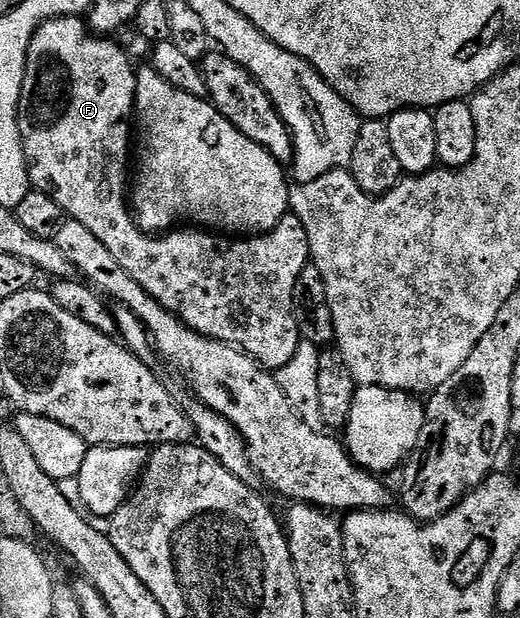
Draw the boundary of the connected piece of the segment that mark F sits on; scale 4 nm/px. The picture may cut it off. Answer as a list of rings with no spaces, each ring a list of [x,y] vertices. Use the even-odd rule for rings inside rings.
[[[81,17],[53,18],[45,22],[34,33],[30,41],[26,75],[18,105],[18,127],[22,137],[22,147],[26,153],[26,164],[30,167],[30,185],[33,189],[52,196],[52,200],[56,200],[56,204],[60,204],[63,215],[67,219],[84,224],[84,228],[88,228],[88,232],[92,232],[92,236],[96,236],[96,240],[100,240],[100,244],[104,244],[104,248],[108,248],[108,252],[112,252],[116,264],[120,264],[120,268],[124,268],[124,272],[128,272],[128,276],[132,276],[132,280],[136,280],[136,284],[140,284],[140,288],[144,288],[144,292],[148,292],[148,296],[152,296],[152,300],[156,300],[165,310],[177,316],[188,329],[194,330],[197,334],[203,334],[205,338],[237,346],[258,365],[268,371],[276,372],[280,368],[284,368],[284,364],[288,364],[288,360],[292,360],[292,356],[296,356],[296,348],[300,341],[294,315],[294,292],[296,280],[300,280],[300,272],[304,272],[304,268],[311,265],[308,232],[304,232],[304,224],[300,224],[300,220],[293,212],[287,213],[285,218],[281,218],[276,228],[257,236],[219,236],[217,233],[207,232],[202,228],[175,228],[155,236],[141,230],[128,205],[128,178],[126,182],[126,165],[129,162],[131,165],[132,162],[132,119],[137,78],[135,63],[121,45],[109,37],[93,33]]]

